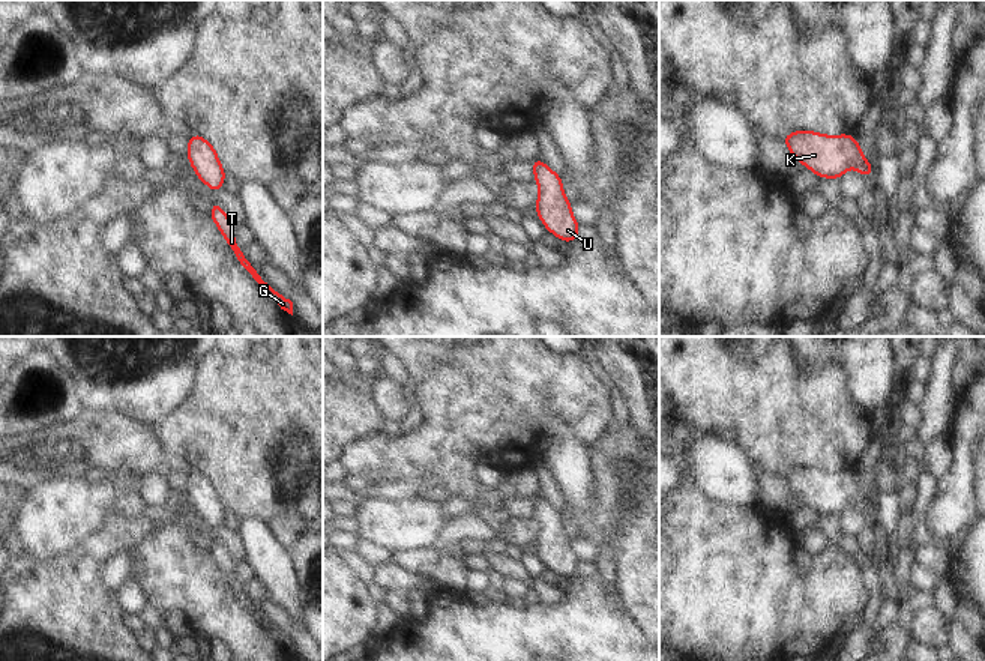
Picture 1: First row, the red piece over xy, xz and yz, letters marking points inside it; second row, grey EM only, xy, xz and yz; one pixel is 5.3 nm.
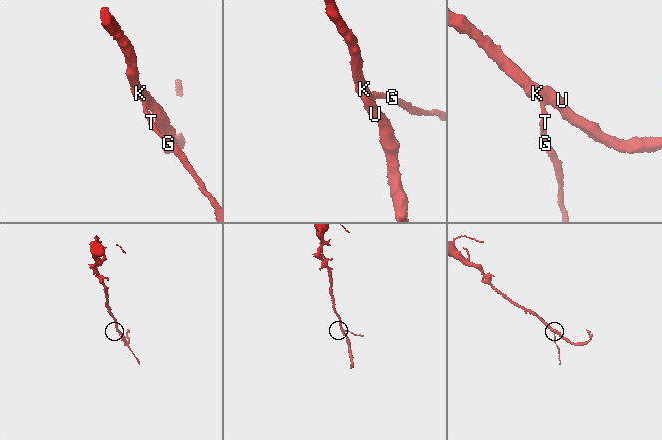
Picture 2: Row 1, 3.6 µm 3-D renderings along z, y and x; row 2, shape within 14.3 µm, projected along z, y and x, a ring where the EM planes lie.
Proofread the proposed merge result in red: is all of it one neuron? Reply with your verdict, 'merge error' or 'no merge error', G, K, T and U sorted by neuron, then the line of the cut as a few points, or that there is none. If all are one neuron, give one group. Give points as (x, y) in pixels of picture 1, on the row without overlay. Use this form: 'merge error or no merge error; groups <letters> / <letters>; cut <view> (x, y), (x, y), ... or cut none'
no merge error; groups G K T U; cut none

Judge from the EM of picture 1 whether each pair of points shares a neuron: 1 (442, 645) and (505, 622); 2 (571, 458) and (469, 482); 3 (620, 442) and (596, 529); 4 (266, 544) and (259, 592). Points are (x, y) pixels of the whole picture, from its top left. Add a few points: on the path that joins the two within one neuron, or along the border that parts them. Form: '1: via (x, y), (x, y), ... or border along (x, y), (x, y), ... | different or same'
1: via (457, 645), (482, 645), (490, 637) | same
2: border along (545, 422), (539, 457) | different
3: via (614, 463), (614, 508) | same
4: border along (256, 577), (268, 595) | different

